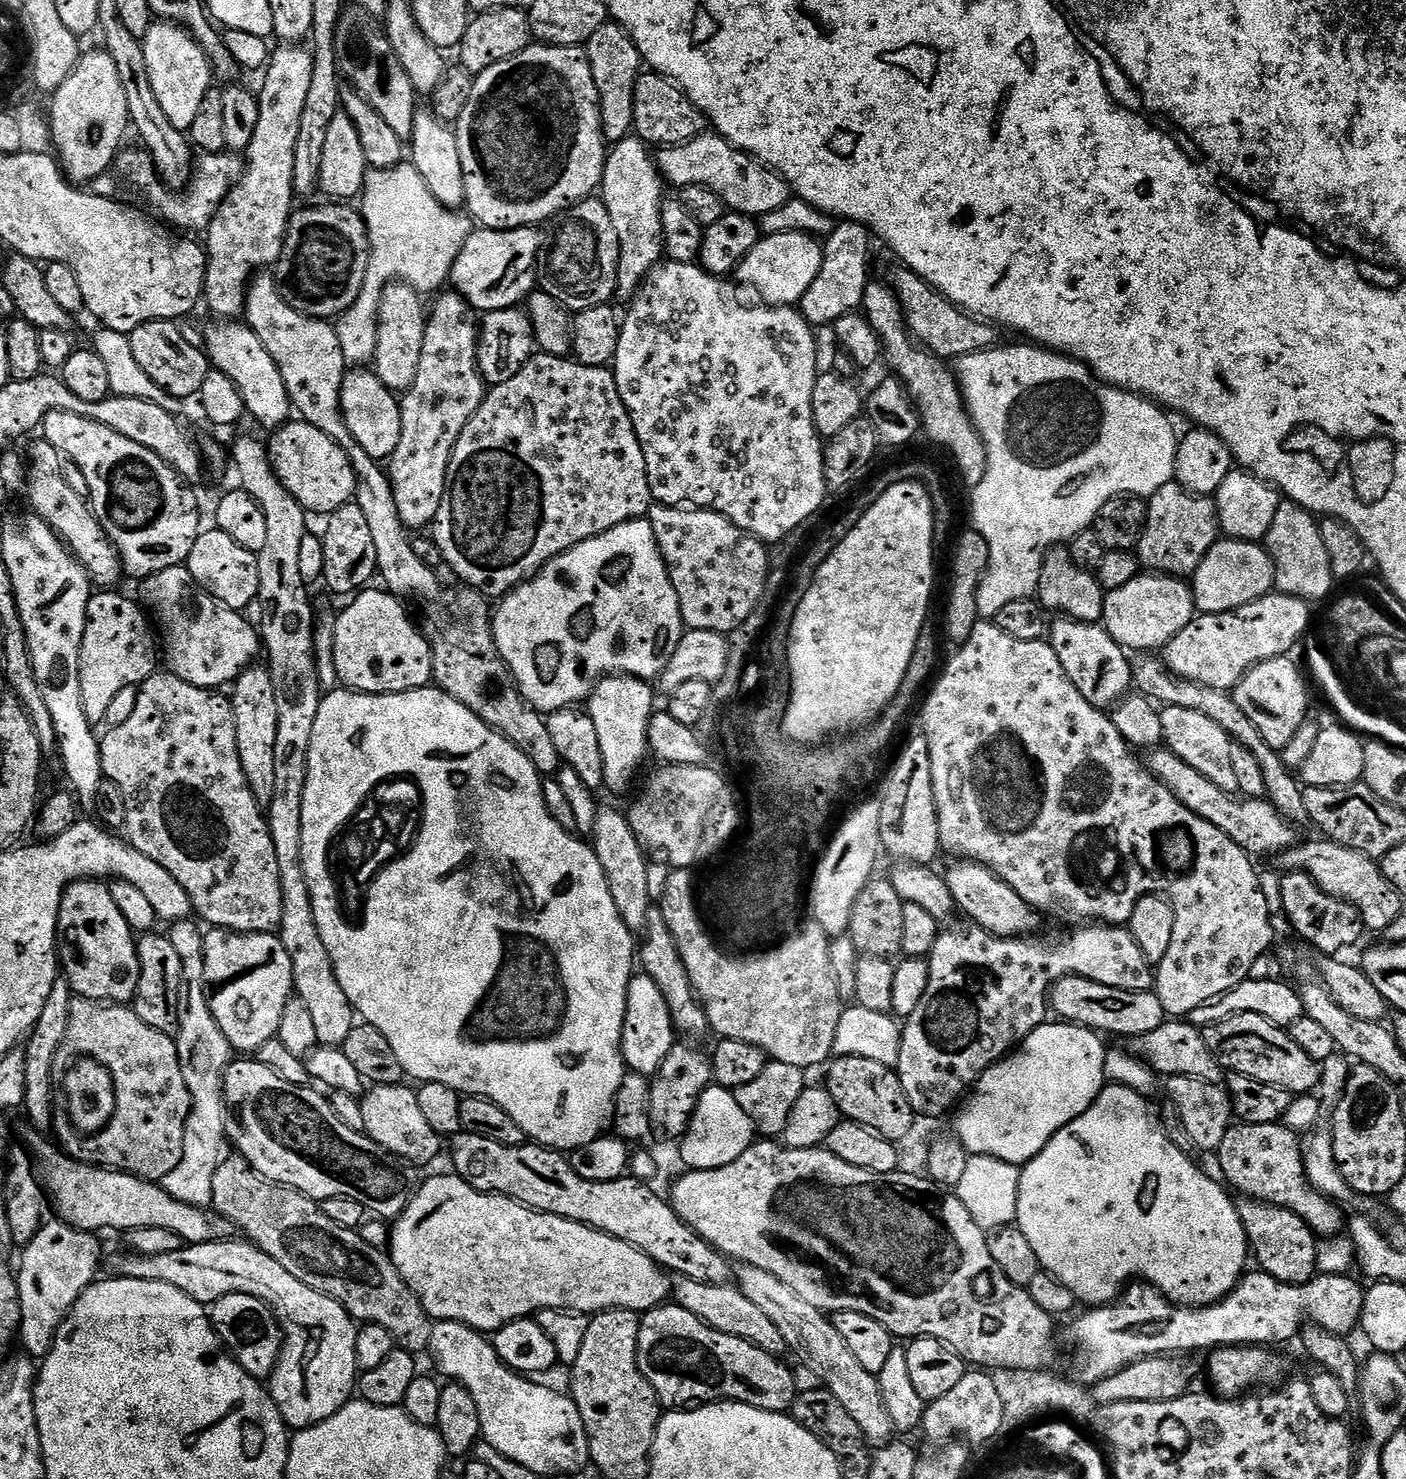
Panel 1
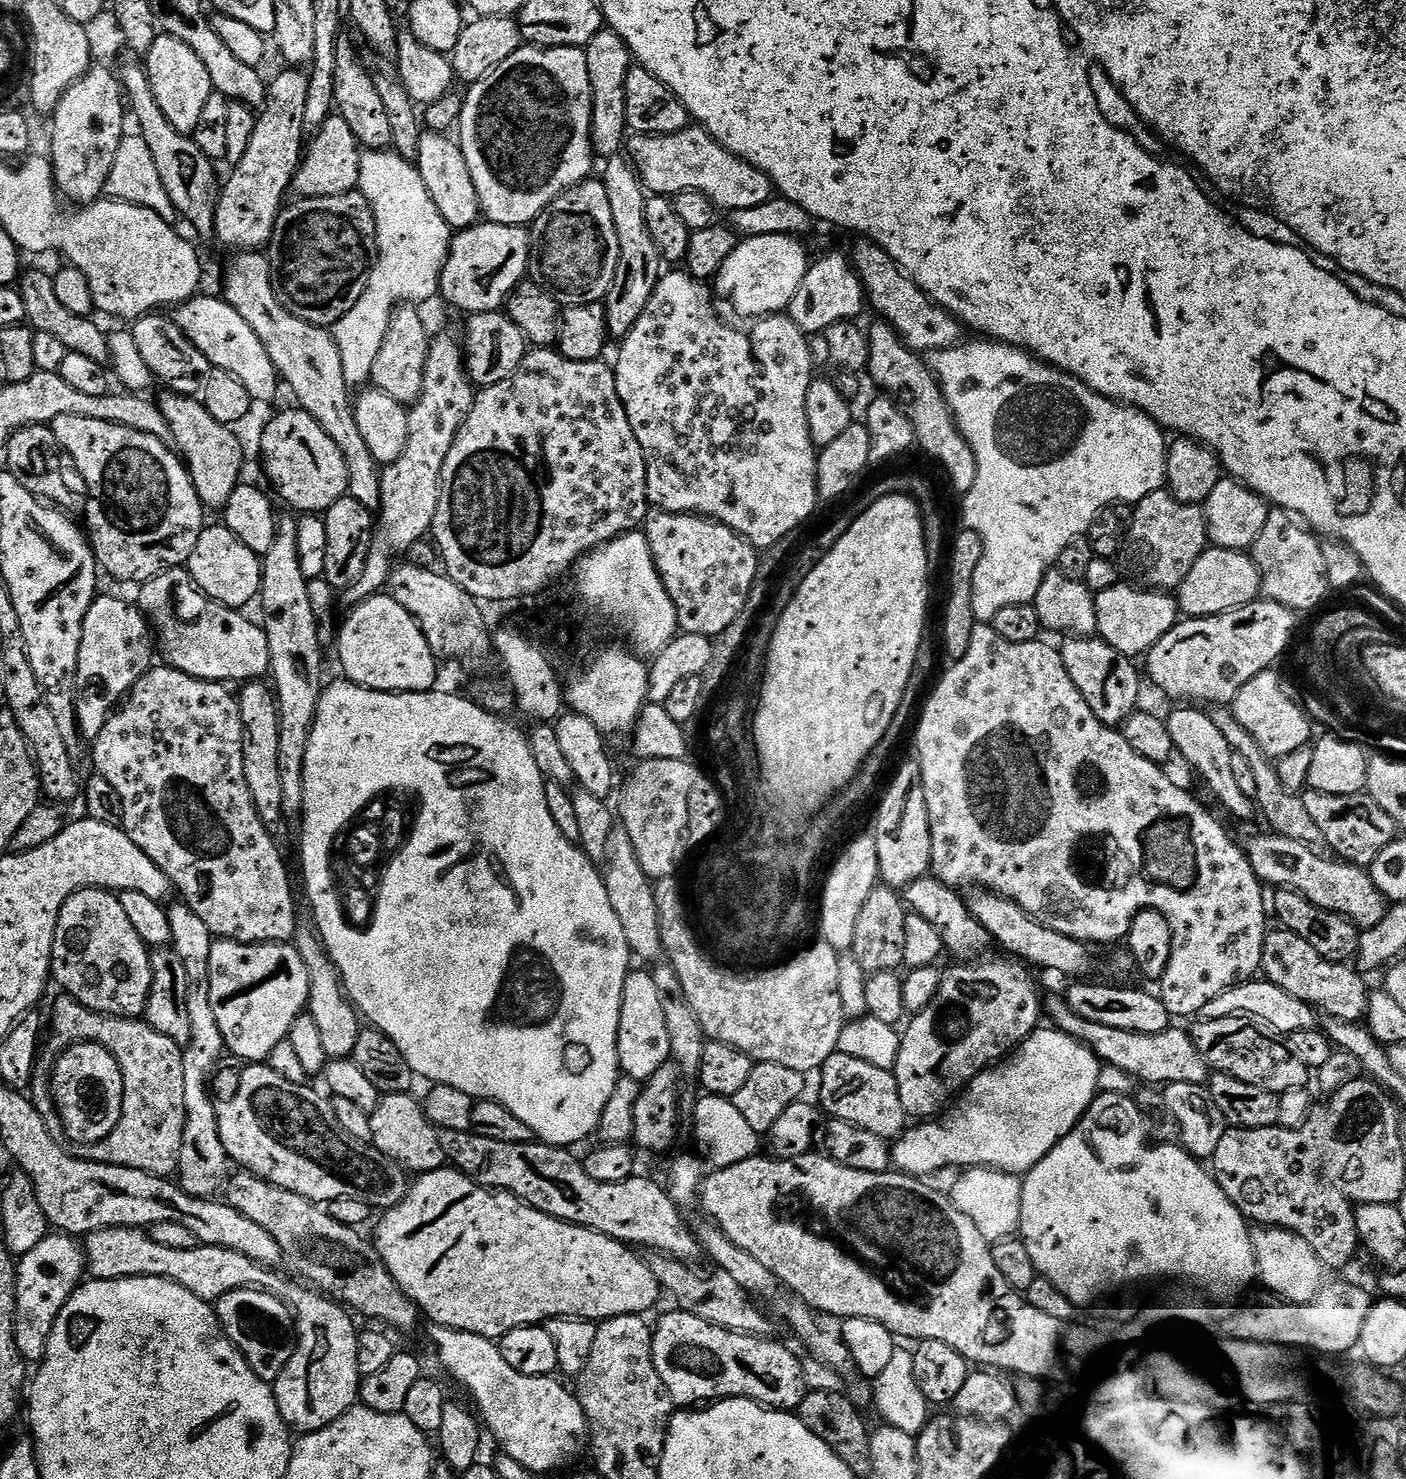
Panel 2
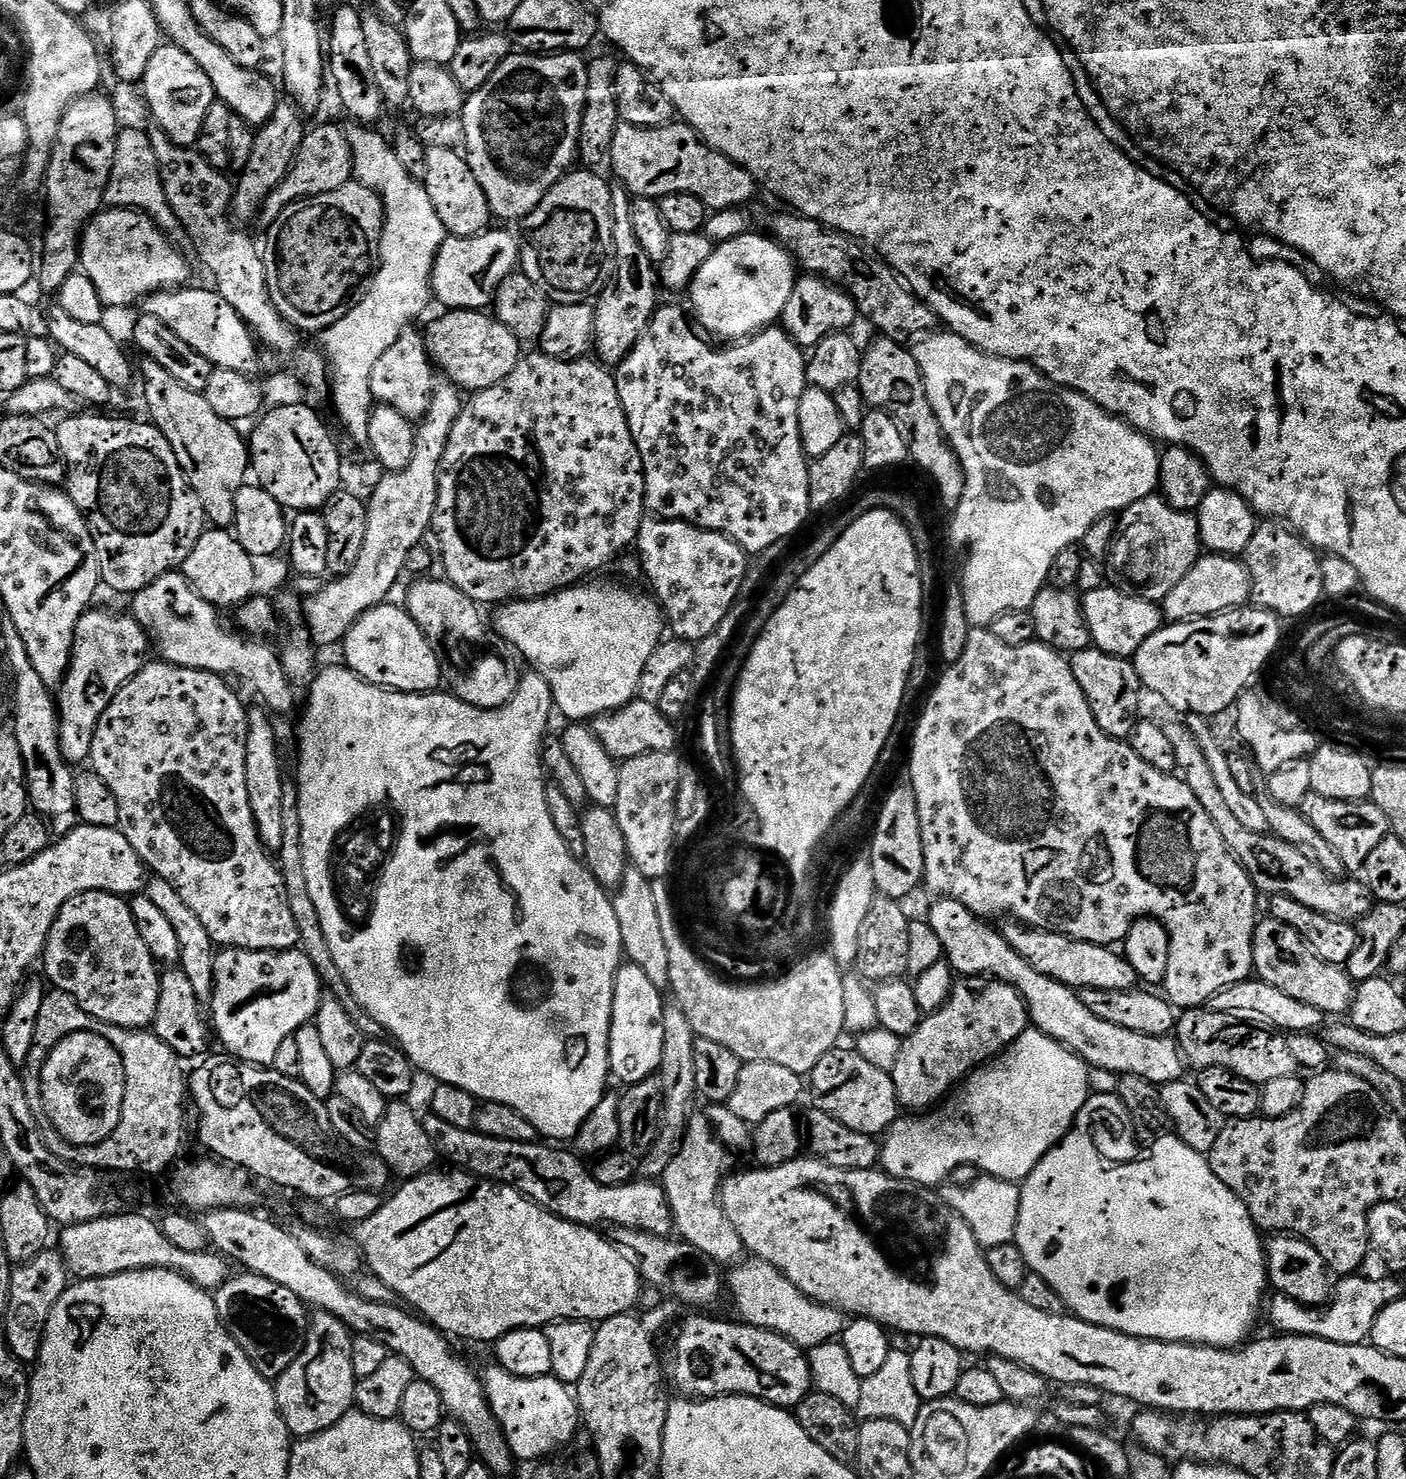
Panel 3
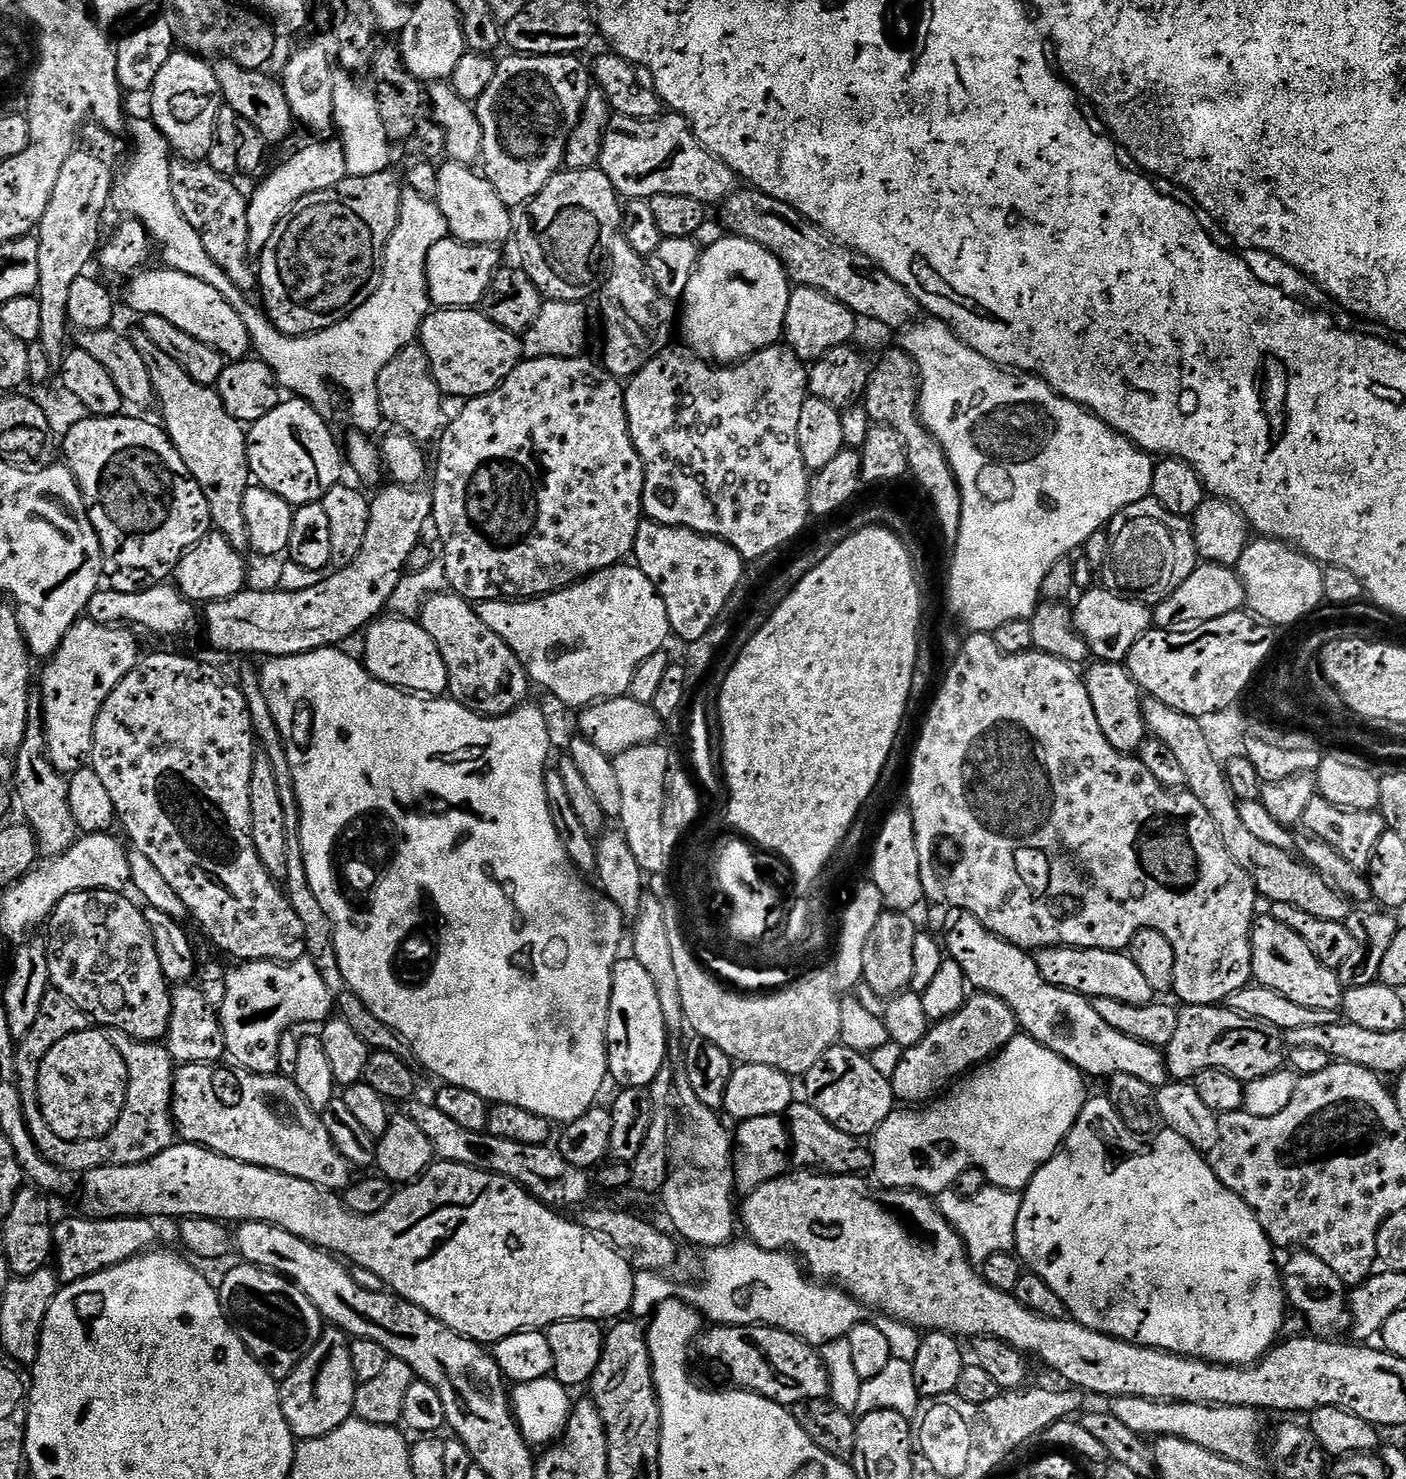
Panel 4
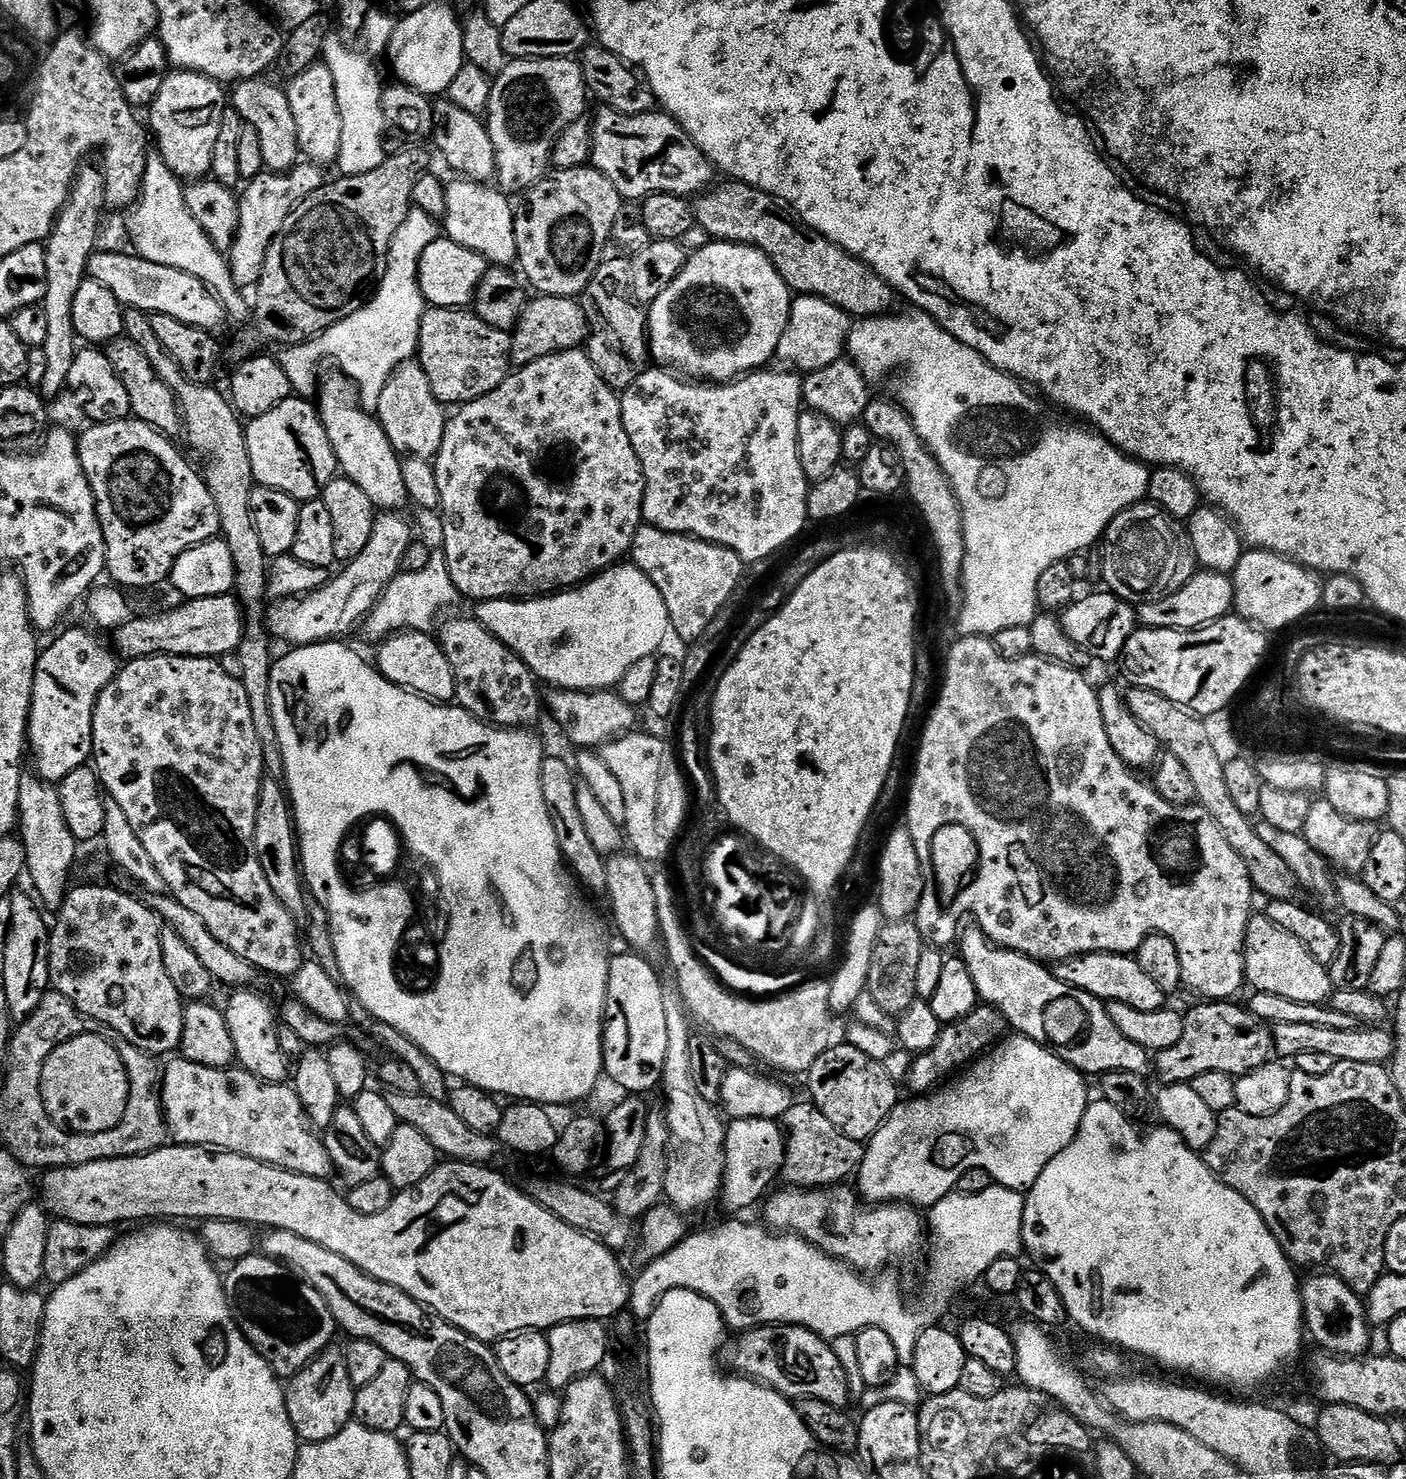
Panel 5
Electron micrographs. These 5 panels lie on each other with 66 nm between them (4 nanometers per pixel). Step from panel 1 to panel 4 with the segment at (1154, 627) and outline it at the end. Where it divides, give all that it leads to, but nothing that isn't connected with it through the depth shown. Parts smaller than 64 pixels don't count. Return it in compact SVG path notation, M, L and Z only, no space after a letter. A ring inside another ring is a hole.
M1093 586L1081 596L1084 597L1074 604L1074 615L1076 627L1088 643L1089 653L1097 661L1127 661L1134 642L1138 642L1138 638L1145 636L1153 627L1152 608L1127 596L1120 596L1104 586Z

